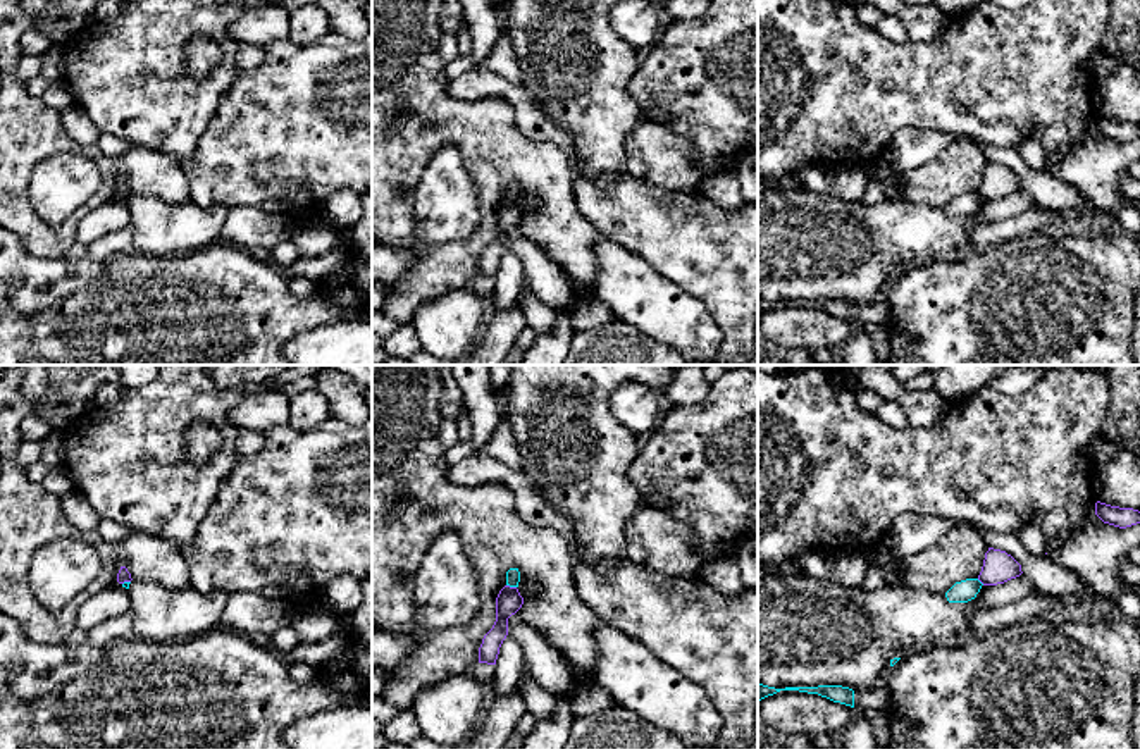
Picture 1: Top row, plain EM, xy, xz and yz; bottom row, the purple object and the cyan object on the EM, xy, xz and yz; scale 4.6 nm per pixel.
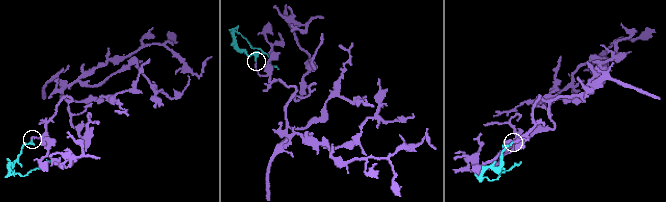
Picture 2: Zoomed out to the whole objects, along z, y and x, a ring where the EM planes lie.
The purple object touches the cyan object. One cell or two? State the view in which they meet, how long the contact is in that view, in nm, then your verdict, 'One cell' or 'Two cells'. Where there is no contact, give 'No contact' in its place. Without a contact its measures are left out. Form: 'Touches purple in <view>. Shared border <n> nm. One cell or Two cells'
Touches purple in xz. Shared border 50 nm. Two cells

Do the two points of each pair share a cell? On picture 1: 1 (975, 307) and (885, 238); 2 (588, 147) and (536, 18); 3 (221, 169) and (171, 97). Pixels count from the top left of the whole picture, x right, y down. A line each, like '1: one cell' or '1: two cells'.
1: two cells
2: one cell
3: two cells

